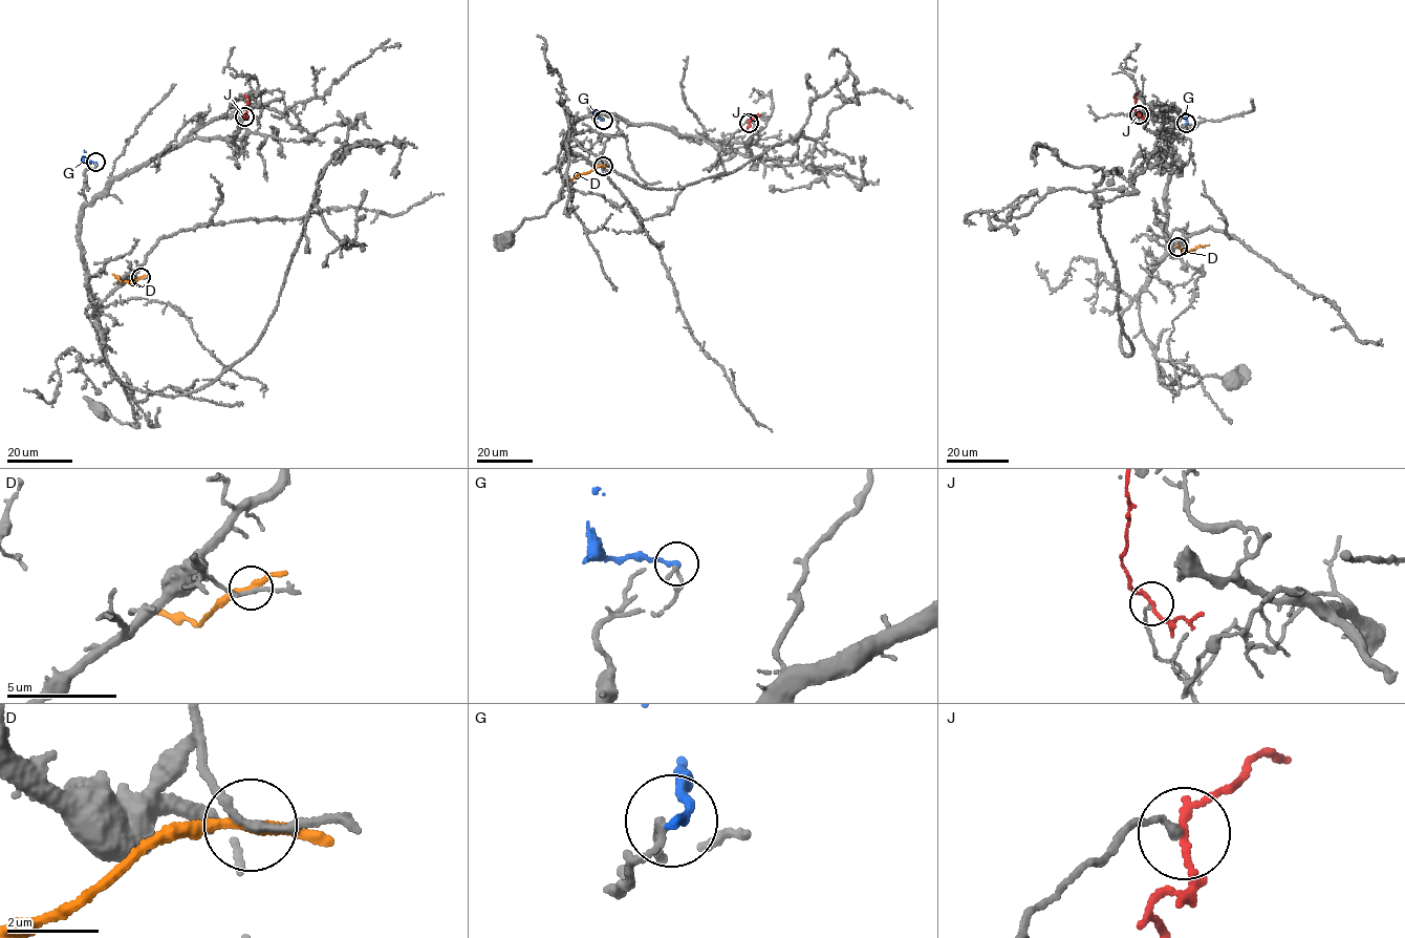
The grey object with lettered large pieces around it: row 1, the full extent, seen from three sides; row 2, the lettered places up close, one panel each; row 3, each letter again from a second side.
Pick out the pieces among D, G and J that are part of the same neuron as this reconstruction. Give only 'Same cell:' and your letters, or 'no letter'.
Same cell: no letter

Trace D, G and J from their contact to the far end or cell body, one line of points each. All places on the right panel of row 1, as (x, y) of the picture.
D: (1177, 247), (1185, 251), (1209, 244)
G: (1186, 123), (1186, 108)
J: (1139, 114), (1135, 109), (1138, 93)

